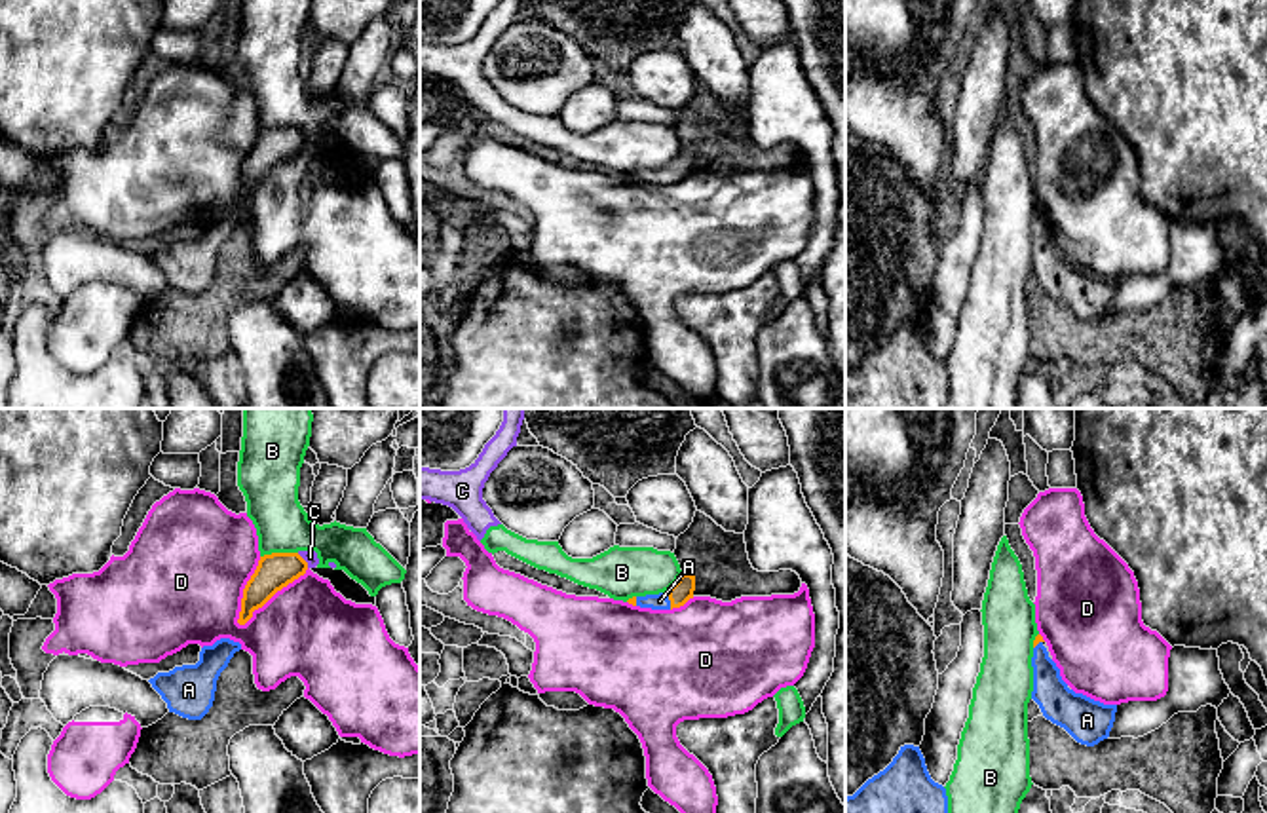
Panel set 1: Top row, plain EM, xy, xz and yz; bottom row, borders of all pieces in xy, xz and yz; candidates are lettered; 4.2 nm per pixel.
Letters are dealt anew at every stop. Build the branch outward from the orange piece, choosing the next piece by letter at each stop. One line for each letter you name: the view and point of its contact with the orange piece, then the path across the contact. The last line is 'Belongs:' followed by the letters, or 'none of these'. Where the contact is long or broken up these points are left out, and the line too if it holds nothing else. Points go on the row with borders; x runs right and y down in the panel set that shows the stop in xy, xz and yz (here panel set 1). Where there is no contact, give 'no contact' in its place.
A: meets orange in xz at (669, 599); runs through xz (682, 589), (669, 599), (660, 601)
Belongs: A

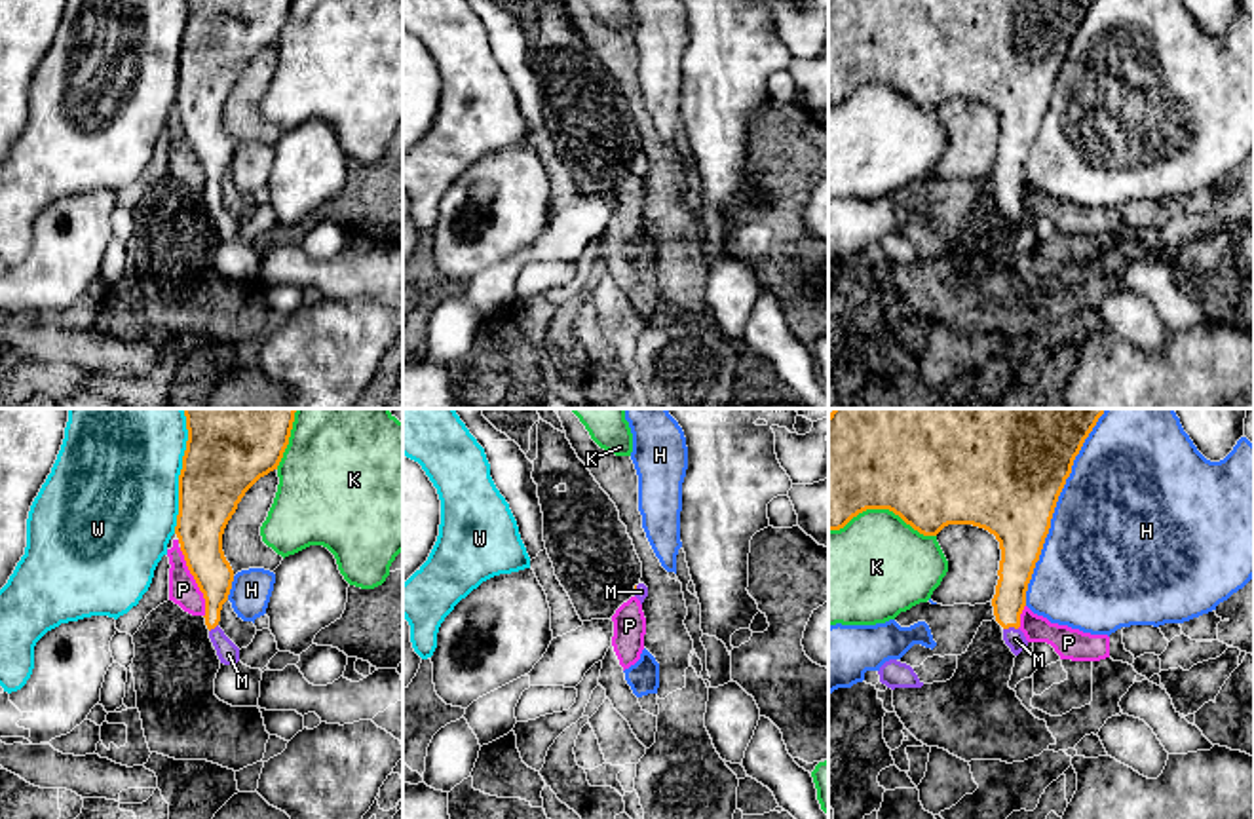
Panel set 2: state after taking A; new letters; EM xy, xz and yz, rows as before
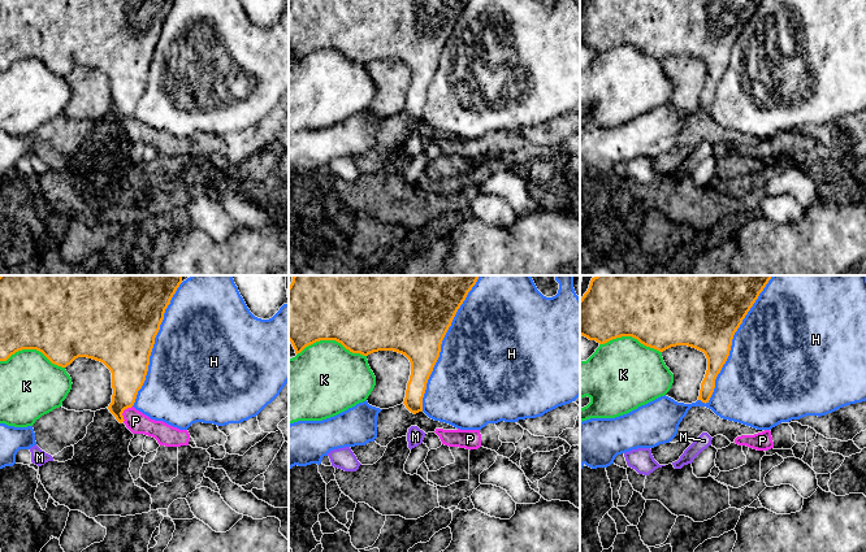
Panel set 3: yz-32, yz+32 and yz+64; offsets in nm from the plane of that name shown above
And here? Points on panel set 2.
M: meets orange in yz at (1009, 626); runs through yz (1015, 571), (1009, 597), (1009, 626), (1015, 639)
Belongs: M

